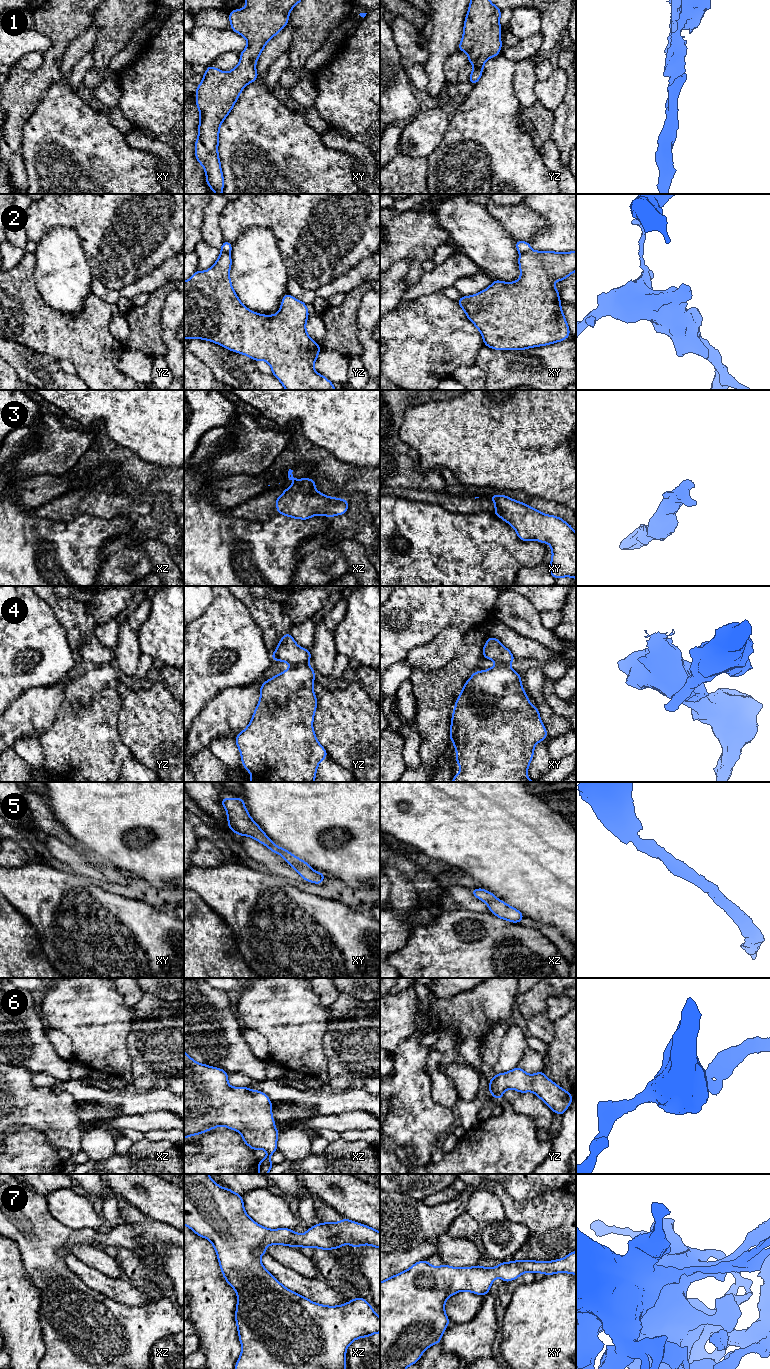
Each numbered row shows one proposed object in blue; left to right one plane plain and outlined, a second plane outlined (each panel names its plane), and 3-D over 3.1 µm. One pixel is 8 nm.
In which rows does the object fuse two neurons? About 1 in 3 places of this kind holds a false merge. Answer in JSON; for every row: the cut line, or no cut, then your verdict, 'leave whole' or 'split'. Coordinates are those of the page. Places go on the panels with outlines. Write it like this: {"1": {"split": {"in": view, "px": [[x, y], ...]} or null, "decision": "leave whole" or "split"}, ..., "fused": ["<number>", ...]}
{"1": {"split": null, "decision": "leave whole"}, "2": {"split": {"in": "xy", "px": [[530, 249], [520, 254]]}, "decision": "split"}, "3": {"split": {"in": "xz", "px": [[298, 481], [295, 483]]}, "decision": "split"}, "4": {"split": {"in": "yz", "px": [[306, 662], [300, 662], [291, 666]]}, "decision": "split"}, "5": {"split": null, "decision": "leave whole"}, "6": {"split": null, "decision": "leave whole"}, "7": {"split": null, "decision": "leave whole"}, "fused": ["2", "3", "4"]}

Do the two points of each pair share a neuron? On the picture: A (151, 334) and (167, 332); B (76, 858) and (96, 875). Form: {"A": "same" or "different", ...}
{"A": "different", "B": "same"}

